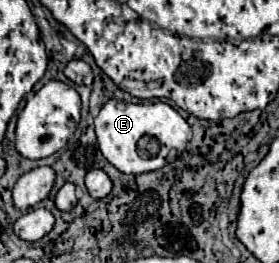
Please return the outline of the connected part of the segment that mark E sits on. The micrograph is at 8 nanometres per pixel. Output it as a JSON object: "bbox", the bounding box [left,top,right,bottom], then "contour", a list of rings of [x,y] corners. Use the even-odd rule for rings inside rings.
{"bbox":[94,100,192,174],"contour":[[[110,100],[96,116],[94,126],[102,156],[124,174],[144,174],[174,162],[184,152],[184,140],[188,144],[192,136],[188,122],[166,102],[126,104],[120,100]]]}

